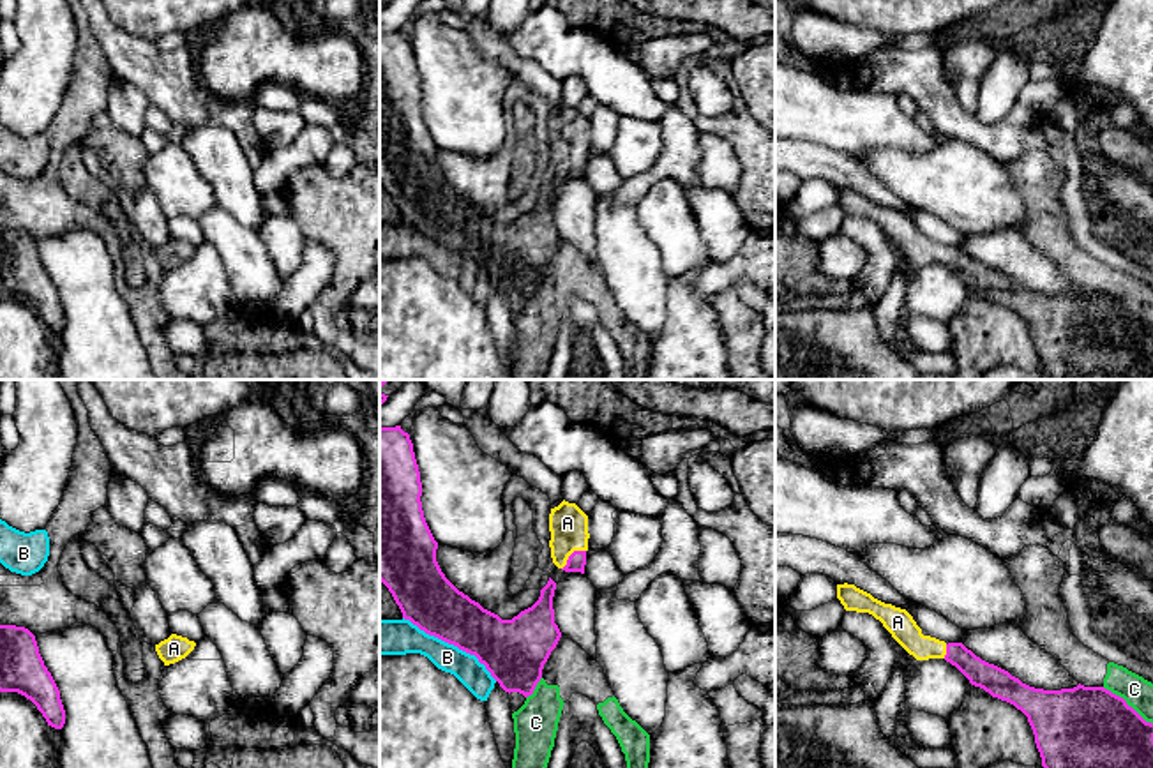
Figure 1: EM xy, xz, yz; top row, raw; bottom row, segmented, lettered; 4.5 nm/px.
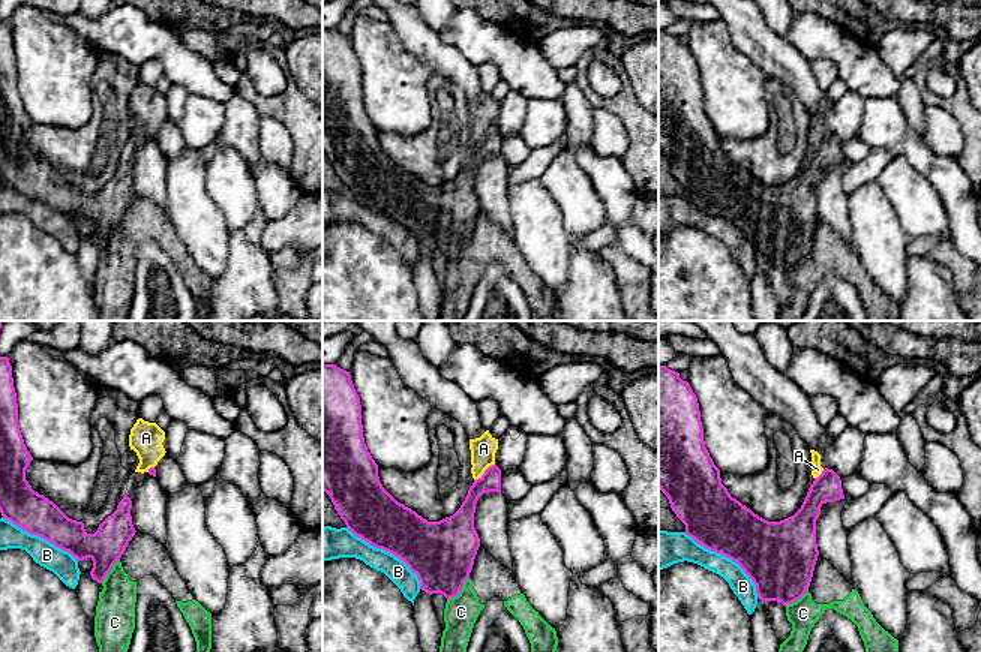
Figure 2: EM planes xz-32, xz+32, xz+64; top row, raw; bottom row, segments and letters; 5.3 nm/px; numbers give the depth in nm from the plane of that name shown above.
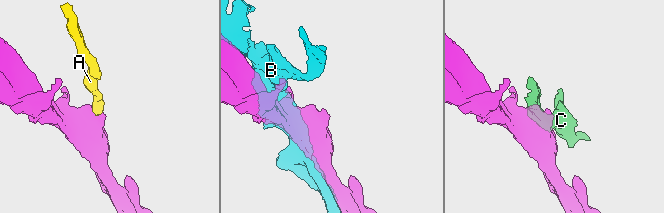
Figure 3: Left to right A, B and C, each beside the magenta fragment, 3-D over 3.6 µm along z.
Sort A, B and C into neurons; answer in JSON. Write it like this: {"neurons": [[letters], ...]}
{"neurons": [["A"], ["B"], ["C"]]}

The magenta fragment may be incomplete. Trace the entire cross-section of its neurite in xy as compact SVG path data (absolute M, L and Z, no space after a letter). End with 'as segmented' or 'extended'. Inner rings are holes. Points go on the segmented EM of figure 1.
M0 625L0 692L30 699L48 726L62 729L65 710L60 690L44 666L35 636L16 625Z; as segmented

